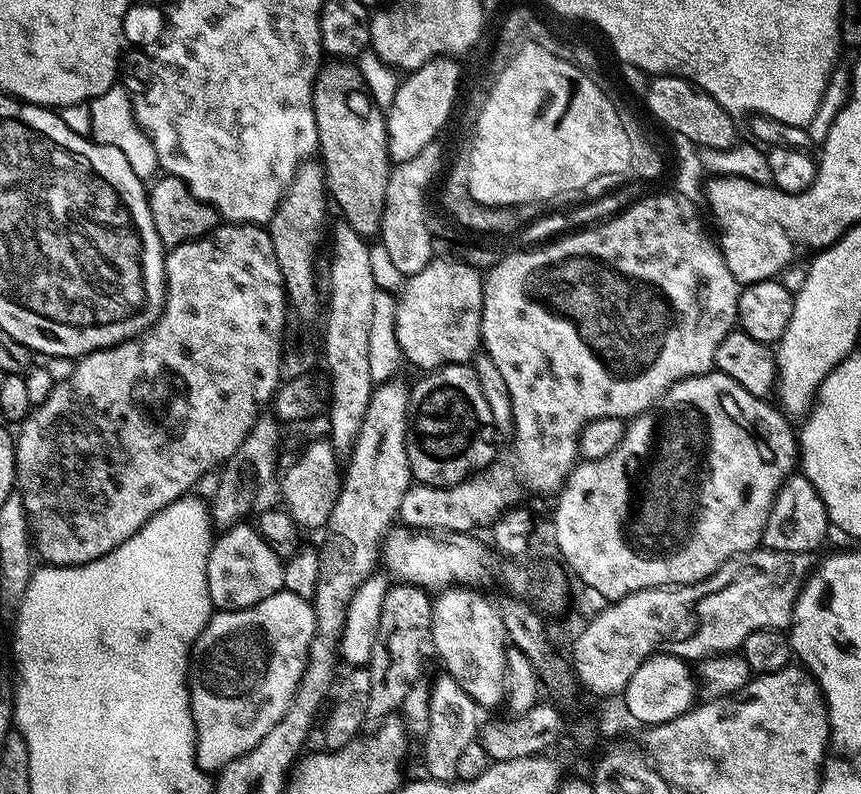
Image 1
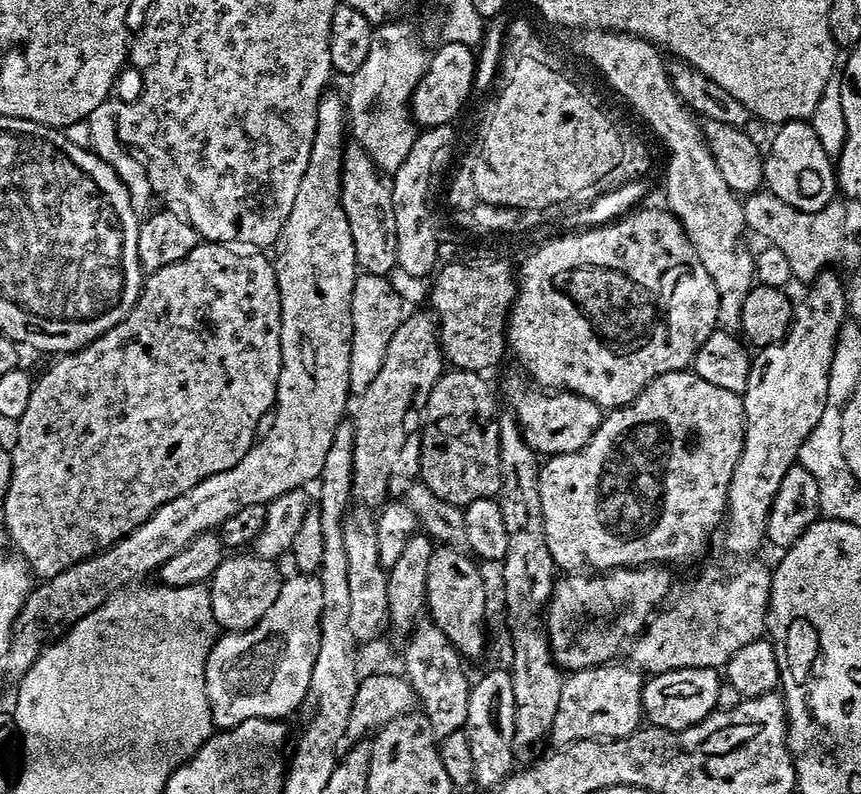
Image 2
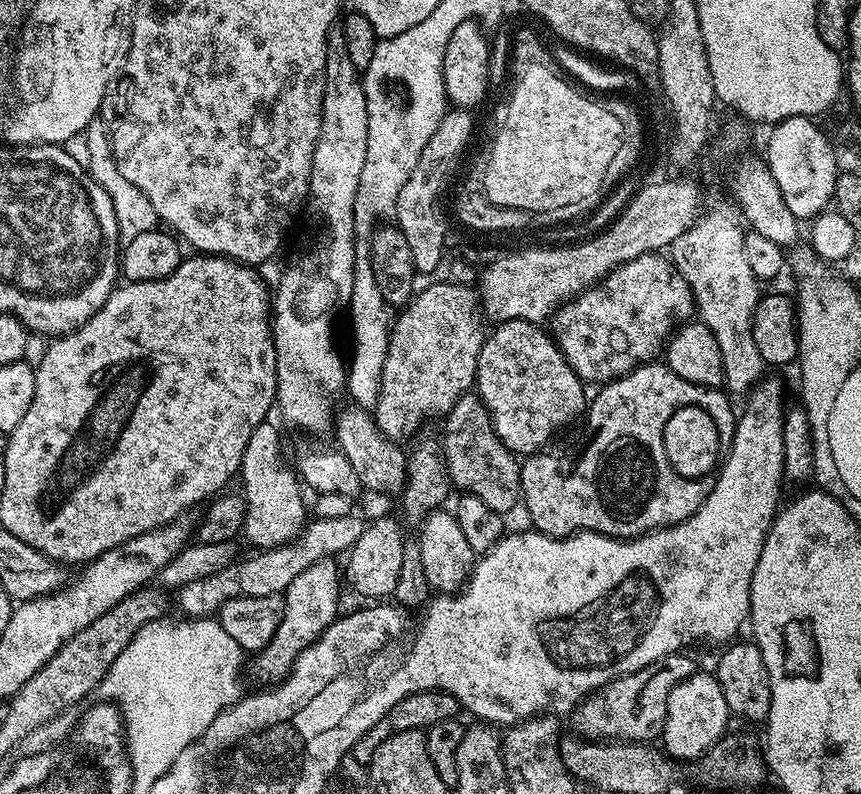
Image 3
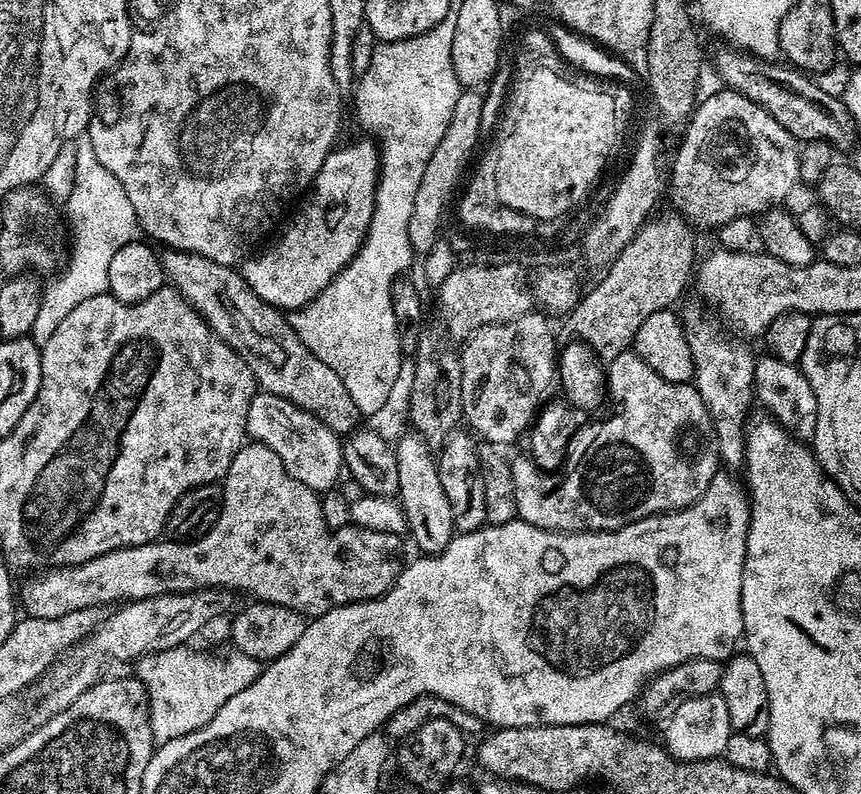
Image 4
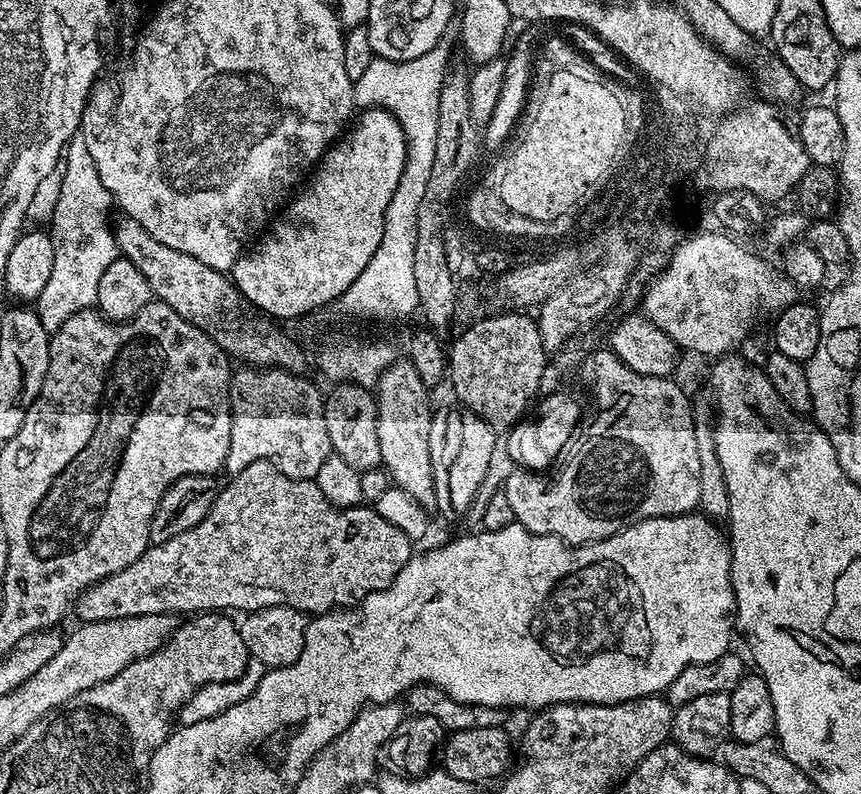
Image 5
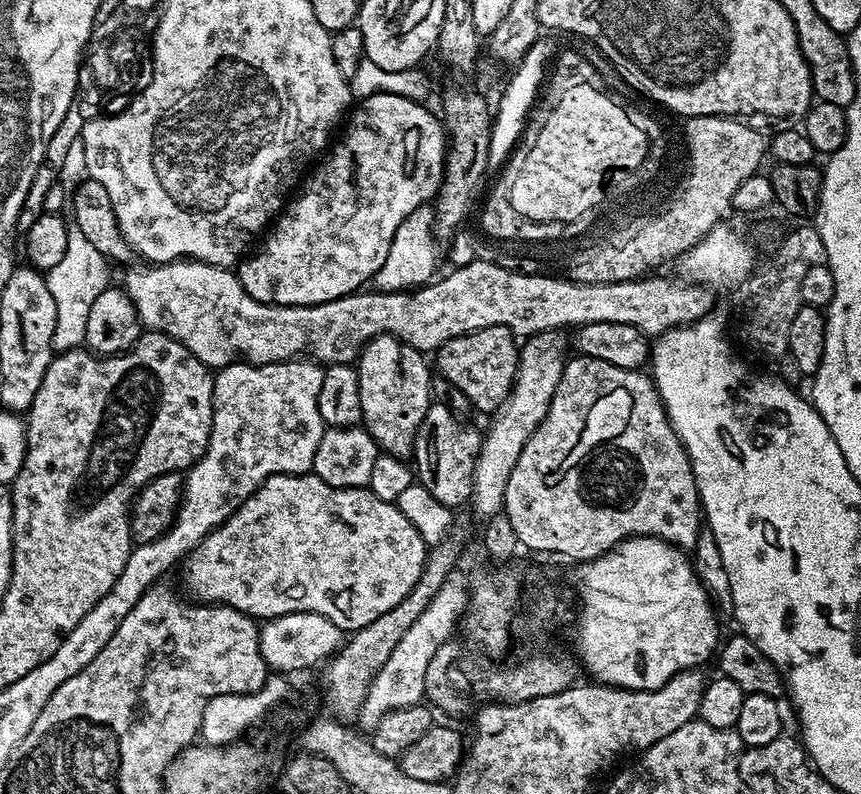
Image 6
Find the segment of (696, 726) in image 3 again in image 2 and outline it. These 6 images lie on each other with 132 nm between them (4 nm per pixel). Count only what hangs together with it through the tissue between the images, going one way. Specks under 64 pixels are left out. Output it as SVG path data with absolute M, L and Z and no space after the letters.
M679 668L649 675L644 682L644 714L654 728L669 728L677 732L702 722L717 711L718 690L722 676L715 668Z

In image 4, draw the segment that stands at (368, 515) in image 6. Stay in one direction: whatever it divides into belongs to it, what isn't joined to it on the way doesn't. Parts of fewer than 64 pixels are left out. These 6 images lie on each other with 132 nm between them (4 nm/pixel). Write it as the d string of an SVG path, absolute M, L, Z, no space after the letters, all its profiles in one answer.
M248 442L245 443L243 448L238 450L238 454L234 454L234 462L230 462L230 470L224 476L222 487L224 489L224 502L220 505L220 517L218 522L214 522L214 526L202 538L187 542L173 542L167 538L161 538L150 544L139 544L138 546L119 548L113 552L107 552L98 558L90 558L90 562L69 564L66 568L46 568L37 571L35 574L29 575L32 577L21 588L19 585L18 600L22 605L23 611L25 608L25 613L34 618L62 618L62 614L70 614L74 610L86 610L90 606L116 606L121 602L144 600L161 596L162 594L197 592L203 588L222 588L231 590L236 594L239 594L239 592L253 592L256 595L253 597L257 601L265 604L280 604L299 613L304 618L315 618L326 614L331 608L337 608L343 604L357 604L359 600L377 600L395 584L396 577L400 575L402 567L402 559L400 560L401 537L355 526L338 528L335 531L330 530L326 526L322 514L318 511L317 493L306 486L302 486L302 482L295 480L282 466L282 458L278 458L278 454L274 454L274 450L270 450L264 444Z

